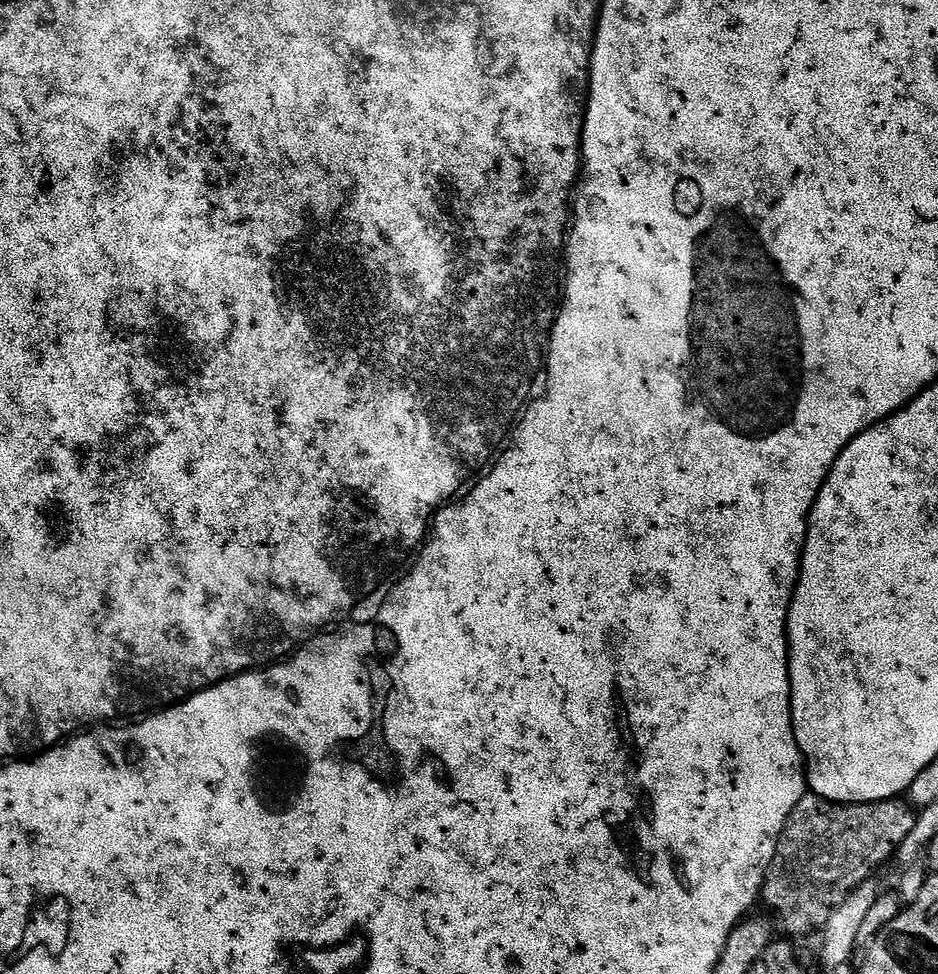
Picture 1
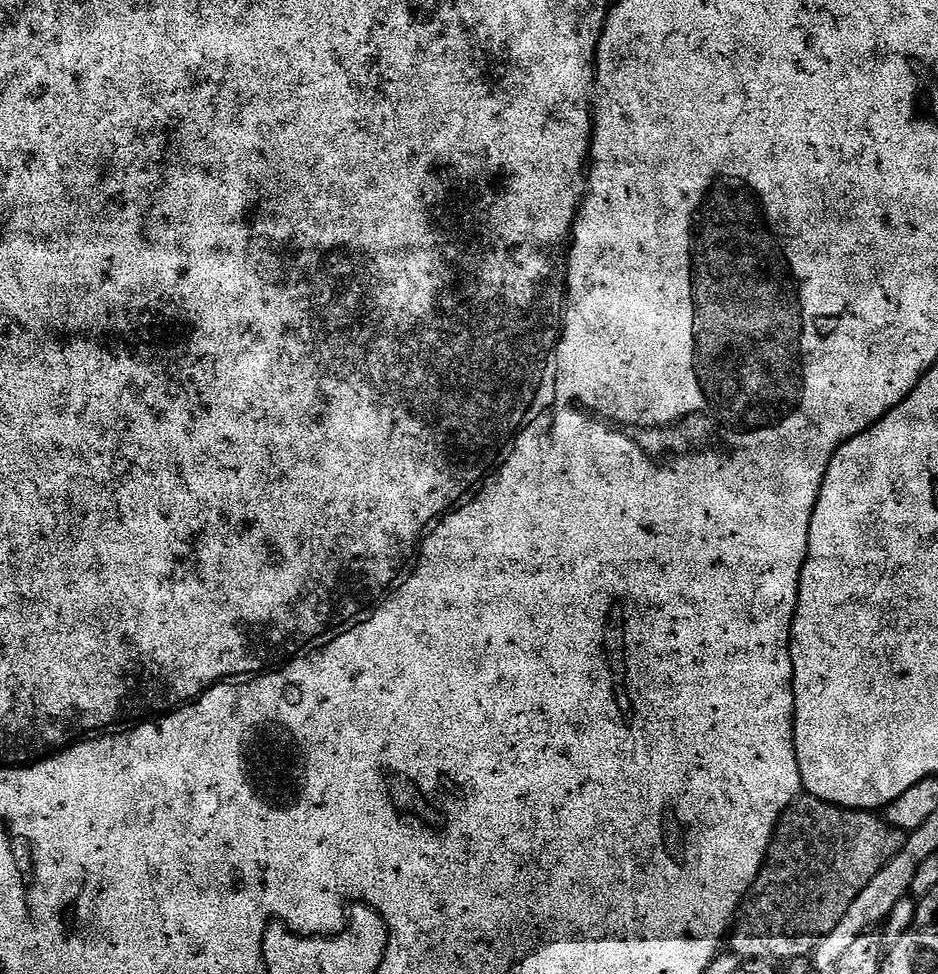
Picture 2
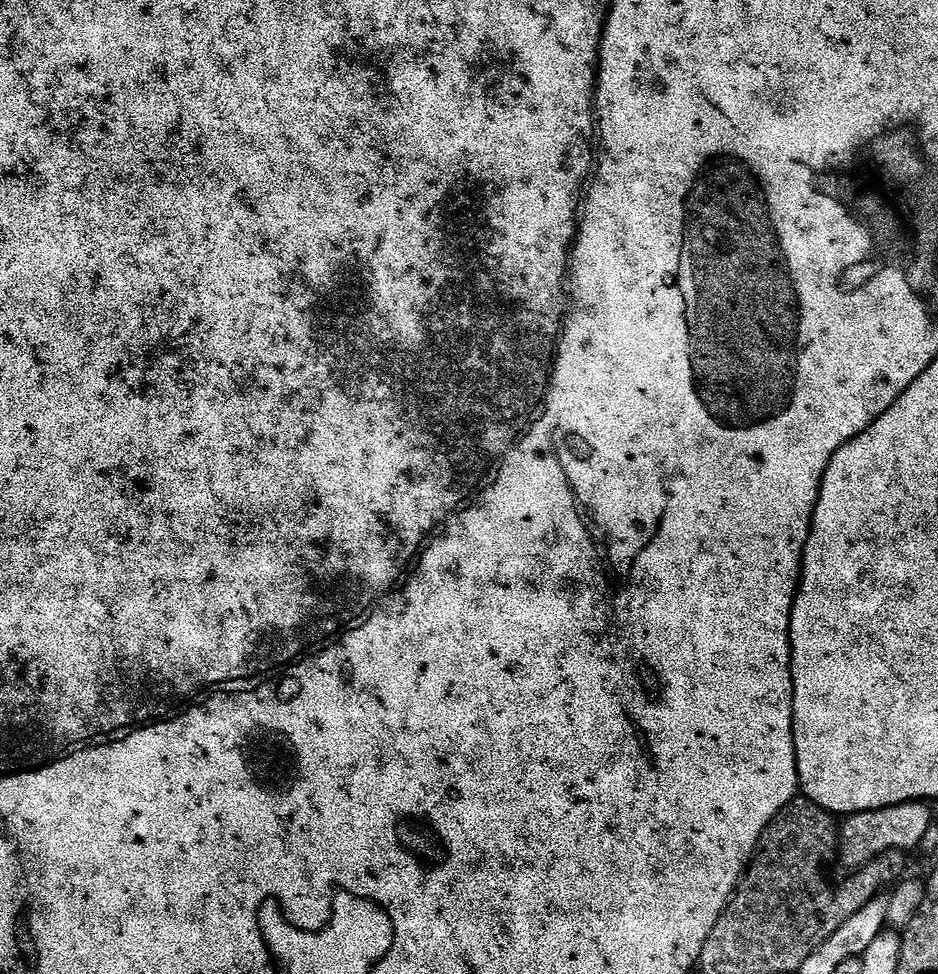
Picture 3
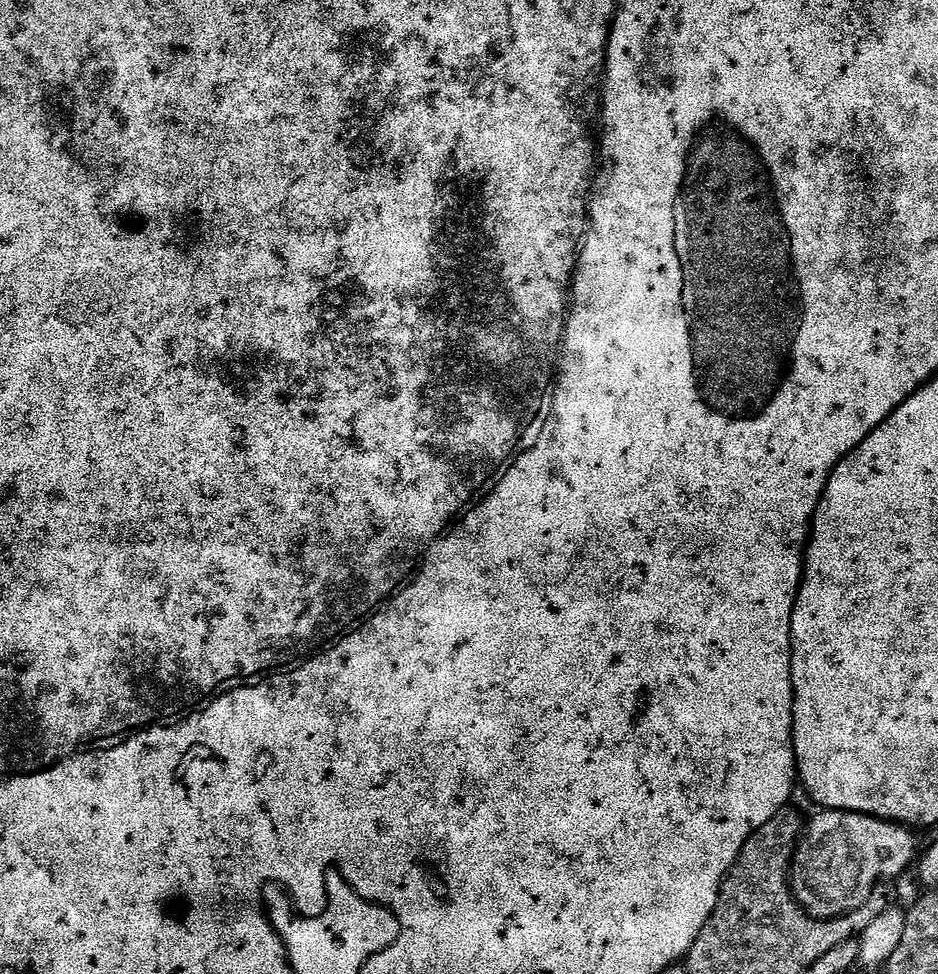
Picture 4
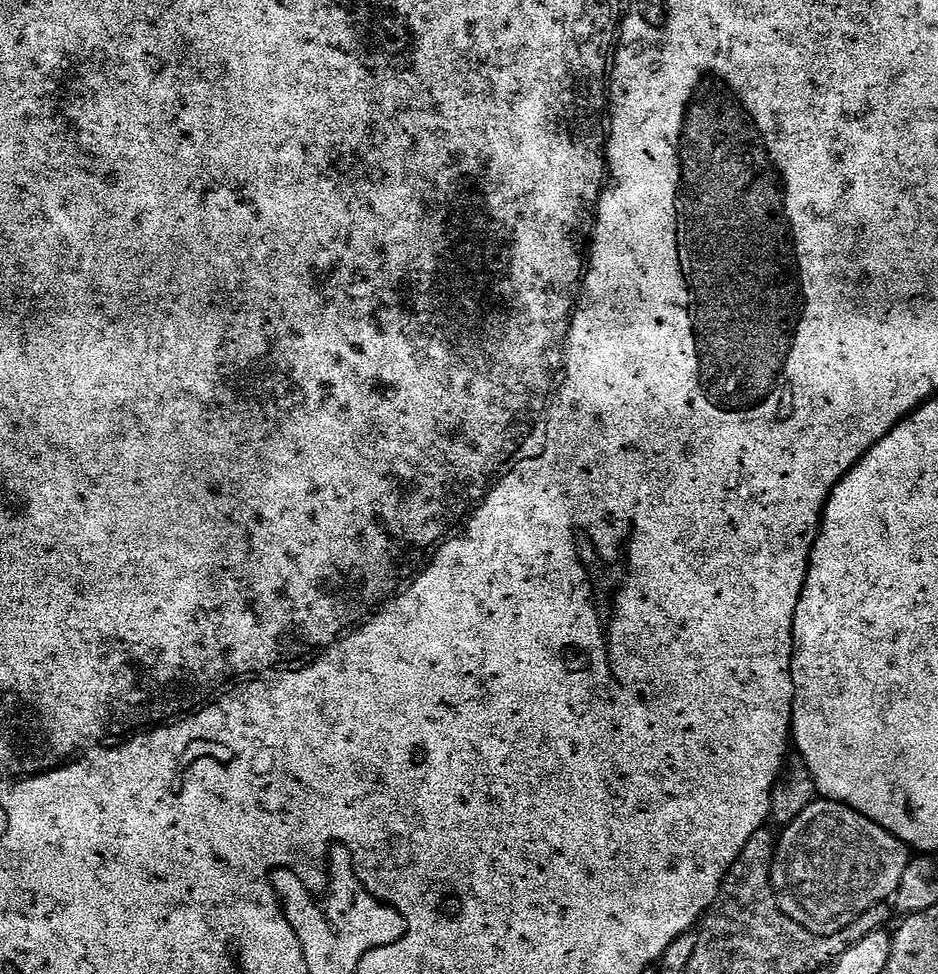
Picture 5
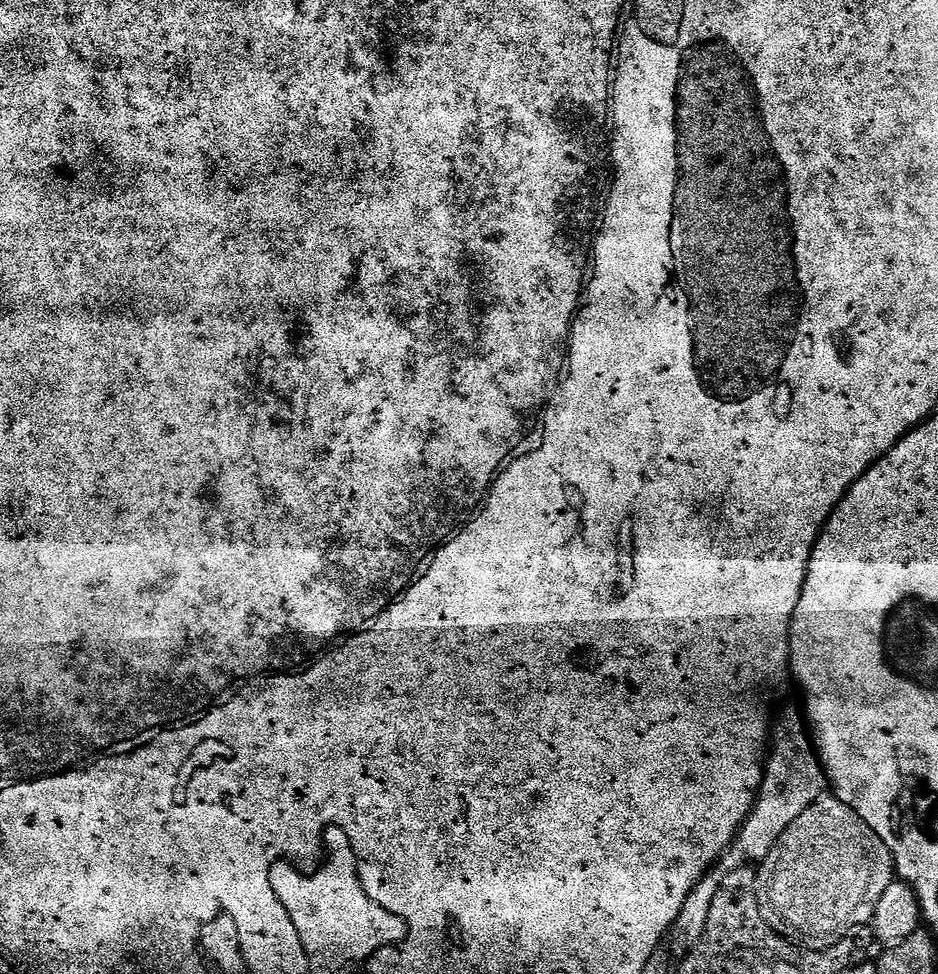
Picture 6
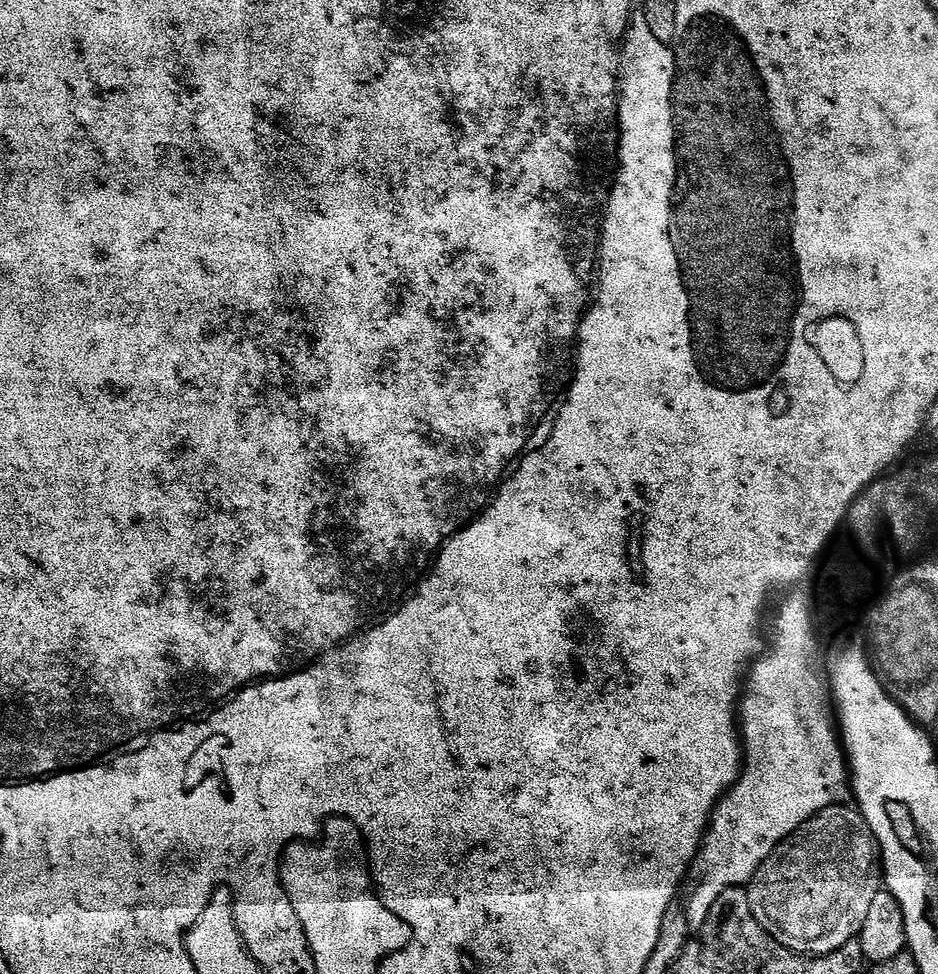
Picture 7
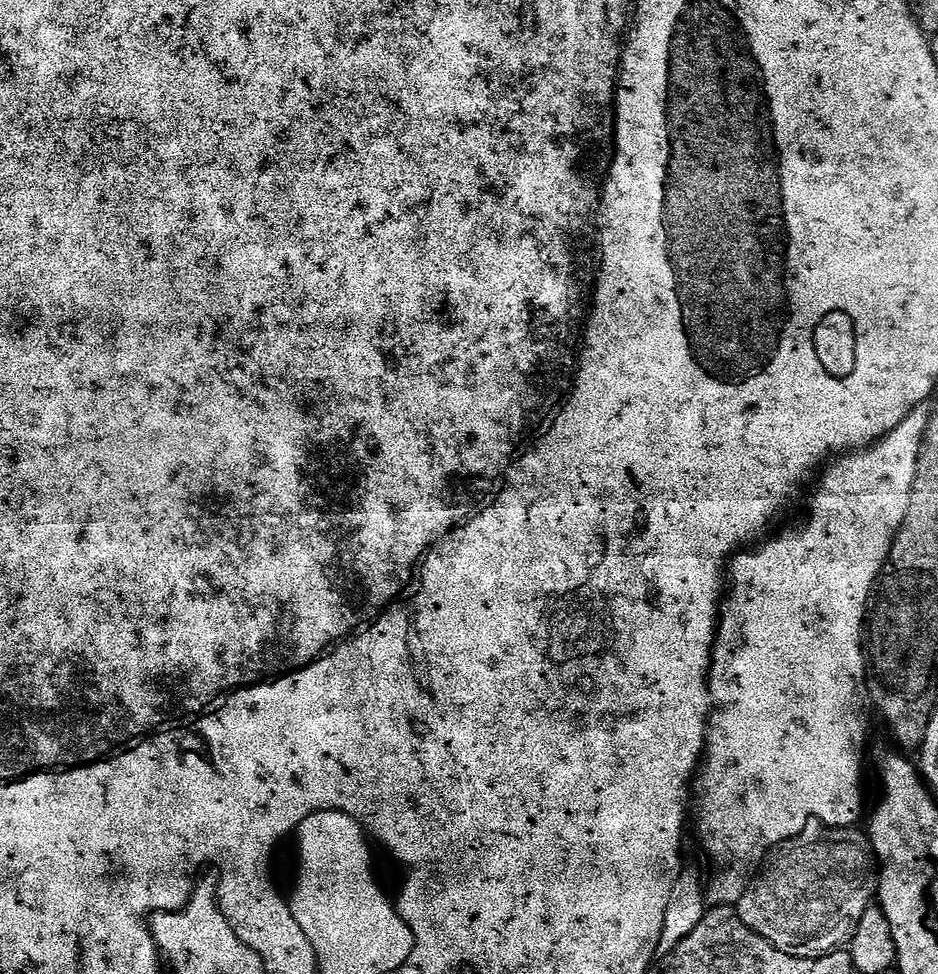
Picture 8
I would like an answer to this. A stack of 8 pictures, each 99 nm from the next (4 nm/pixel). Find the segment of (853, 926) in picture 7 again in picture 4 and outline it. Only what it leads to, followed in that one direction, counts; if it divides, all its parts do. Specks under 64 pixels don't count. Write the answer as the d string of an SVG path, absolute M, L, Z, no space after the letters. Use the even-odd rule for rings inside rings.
M826 808L816 810L812 821L805 823L802 835L797 843L796 851L792 854L792 870L790 887L793 896L811 916L817 920L832 920L835 916L844 916L861 908L866 898L877 884L892 882L895 876L913 867L918 856L916 848L917 833L911 827L897 824L895 820L883 820L877 816L867 816L861 812L843 812Z

